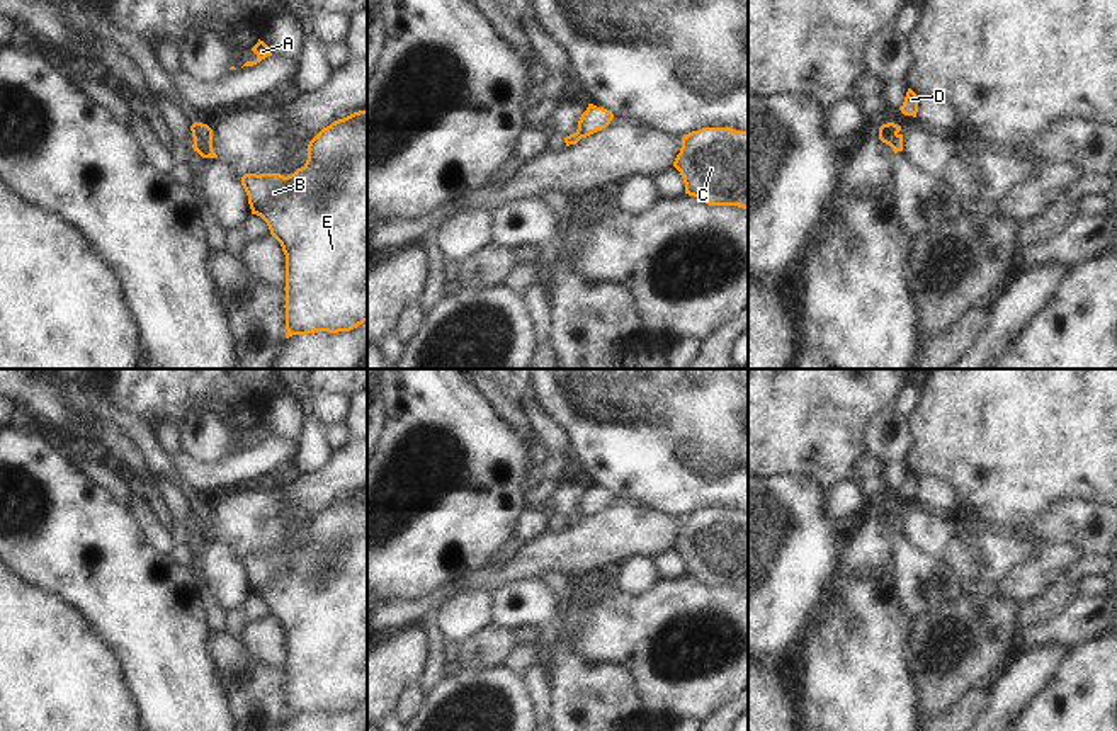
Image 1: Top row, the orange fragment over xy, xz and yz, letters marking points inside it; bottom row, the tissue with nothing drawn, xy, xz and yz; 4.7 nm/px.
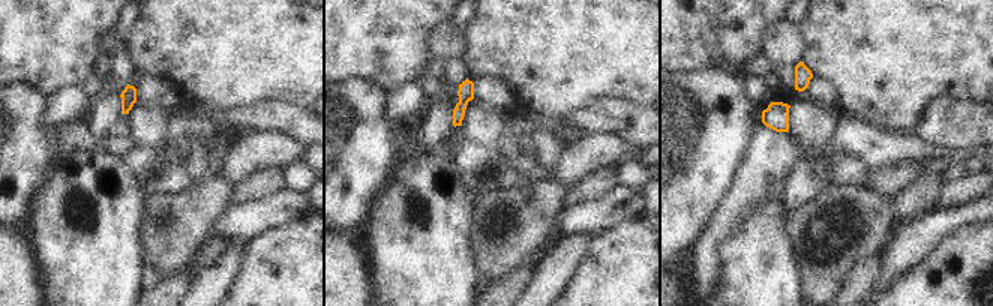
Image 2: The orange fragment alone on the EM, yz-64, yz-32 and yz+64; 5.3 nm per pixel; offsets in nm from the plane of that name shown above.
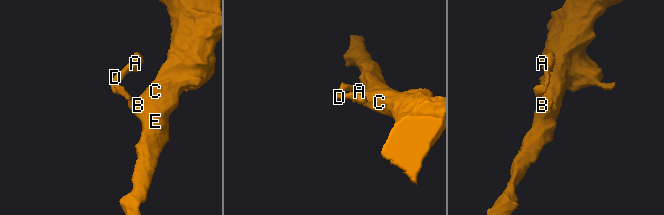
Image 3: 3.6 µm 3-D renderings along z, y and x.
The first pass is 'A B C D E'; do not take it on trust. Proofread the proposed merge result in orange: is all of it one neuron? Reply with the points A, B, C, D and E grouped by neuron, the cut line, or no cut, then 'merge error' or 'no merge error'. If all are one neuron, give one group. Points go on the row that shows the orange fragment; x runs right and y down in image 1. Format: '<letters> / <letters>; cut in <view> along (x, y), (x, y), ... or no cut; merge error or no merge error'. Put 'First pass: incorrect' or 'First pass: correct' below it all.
A D / B C E; cut in yz along (898, 135), (891, 147); merge error
First pass: incorrect

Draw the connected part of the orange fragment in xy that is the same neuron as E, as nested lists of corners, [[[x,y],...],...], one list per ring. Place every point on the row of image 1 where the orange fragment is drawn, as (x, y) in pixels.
[[[367,110],[354,112],[323,128],[308,144],[308,160],[294,173],[245,173],[241,185],[248,196],[252,214],[260,216],[286,255],[286,338],[315,332],[350,332],[367,321]]]

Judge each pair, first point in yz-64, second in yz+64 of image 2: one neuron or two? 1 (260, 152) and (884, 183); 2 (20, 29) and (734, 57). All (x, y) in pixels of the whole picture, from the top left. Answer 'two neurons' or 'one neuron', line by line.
1: one neuron
2: one neuron

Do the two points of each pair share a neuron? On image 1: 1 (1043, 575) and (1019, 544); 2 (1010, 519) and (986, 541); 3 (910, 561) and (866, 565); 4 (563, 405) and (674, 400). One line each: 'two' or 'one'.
1: two
2: two
3: two
4: one

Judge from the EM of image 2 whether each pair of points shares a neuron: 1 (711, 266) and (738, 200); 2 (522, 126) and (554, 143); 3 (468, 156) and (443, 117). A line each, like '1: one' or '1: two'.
1: one
2: one
3: two

